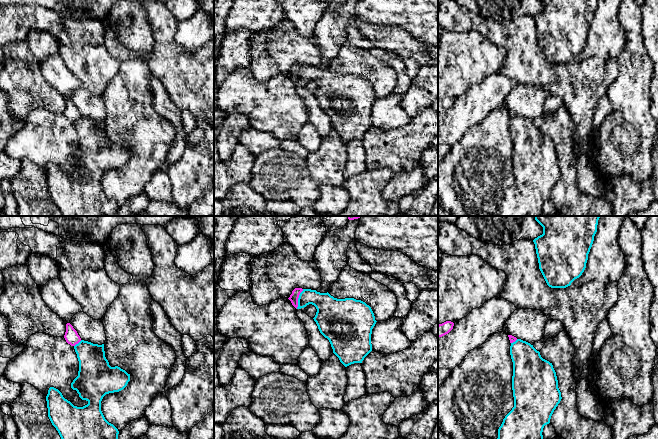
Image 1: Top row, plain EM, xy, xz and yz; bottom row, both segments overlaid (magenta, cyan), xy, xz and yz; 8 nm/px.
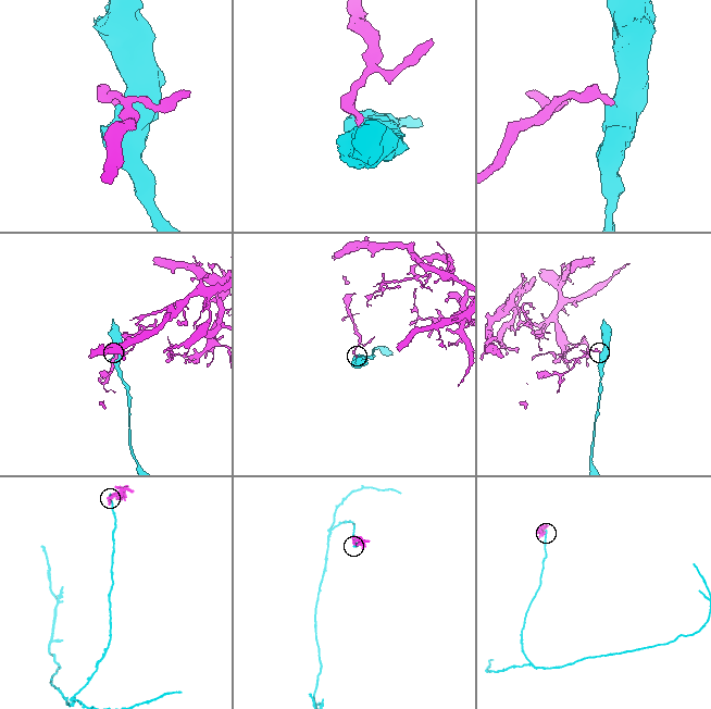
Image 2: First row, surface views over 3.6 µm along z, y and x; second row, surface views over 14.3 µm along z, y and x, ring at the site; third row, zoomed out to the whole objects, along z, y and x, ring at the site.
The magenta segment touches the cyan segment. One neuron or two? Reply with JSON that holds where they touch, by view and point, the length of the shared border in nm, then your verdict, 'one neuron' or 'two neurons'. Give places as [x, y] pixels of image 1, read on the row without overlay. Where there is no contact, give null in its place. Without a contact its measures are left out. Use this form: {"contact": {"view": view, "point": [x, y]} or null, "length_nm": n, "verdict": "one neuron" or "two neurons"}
{"contact": {"view": "xz", "point": [297, 75]}, "length_nm": 170, "verdict": "two neurons"}

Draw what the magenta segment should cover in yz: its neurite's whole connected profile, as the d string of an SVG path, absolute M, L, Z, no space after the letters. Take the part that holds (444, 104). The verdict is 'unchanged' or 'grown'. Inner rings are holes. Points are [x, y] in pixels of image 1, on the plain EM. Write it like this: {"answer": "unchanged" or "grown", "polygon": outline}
{"answer": "unchanged", "polygon": "M446 97L438 101L438 113L442 113L448 110L453 105L454 99L451 97Z"}

